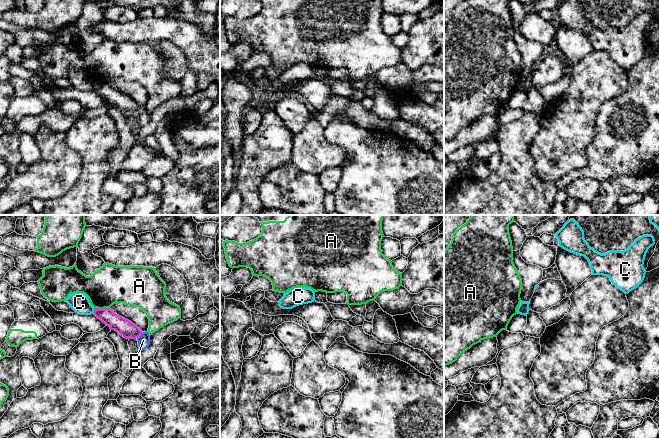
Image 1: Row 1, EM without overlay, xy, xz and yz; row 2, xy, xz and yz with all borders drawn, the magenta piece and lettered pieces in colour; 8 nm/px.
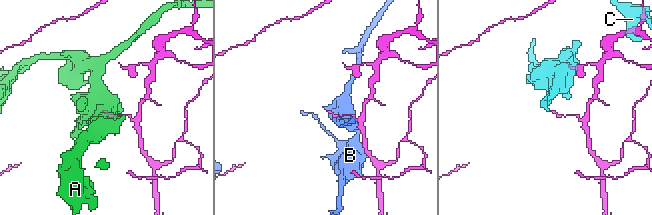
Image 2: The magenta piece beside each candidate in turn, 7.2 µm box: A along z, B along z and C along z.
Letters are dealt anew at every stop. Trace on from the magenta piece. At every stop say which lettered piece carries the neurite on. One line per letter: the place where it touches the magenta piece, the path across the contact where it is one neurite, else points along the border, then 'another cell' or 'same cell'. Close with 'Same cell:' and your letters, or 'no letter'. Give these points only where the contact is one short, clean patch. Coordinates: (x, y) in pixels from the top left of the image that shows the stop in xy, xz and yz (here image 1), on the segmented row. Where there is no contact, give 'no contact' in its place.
A: xy (101, 309) | another cell
B: xy (140, 334) | another cell
C: xy (94, 311) | along xy (94, 309), (92, 313) | another cell
Same cell: no letter

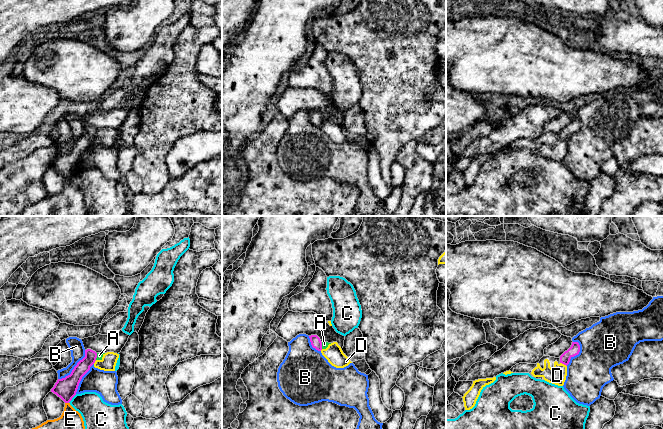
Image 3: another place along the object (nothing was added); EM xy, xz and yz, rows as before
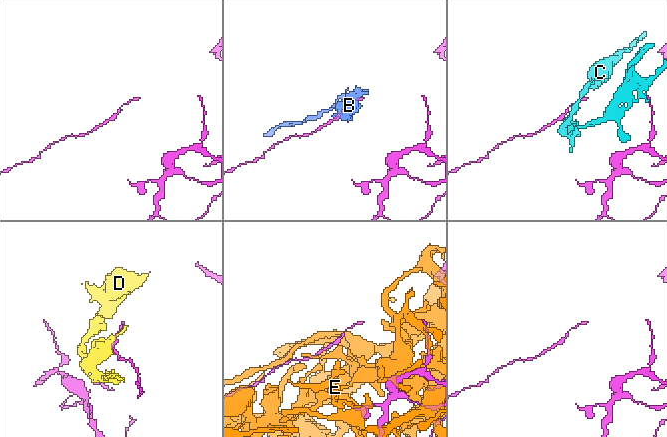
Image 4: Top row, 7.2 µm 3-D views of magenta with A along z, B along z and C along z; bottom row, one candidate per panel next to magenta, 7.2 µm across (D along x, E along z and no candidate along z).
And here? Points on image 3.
A: xy (96, 356) | along xy (97, 353), (95, 359) | another cell
B: xy (74, 368) | another cell
C: xy (72, 397) | along xy (76, 394), (68, 402) | another cell
D: yz (563, 363) | another cell
E: xy (67, 402) | another cell
Same cell: no letter

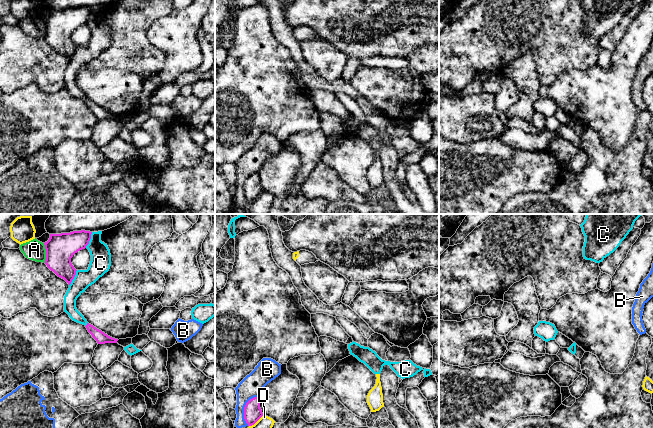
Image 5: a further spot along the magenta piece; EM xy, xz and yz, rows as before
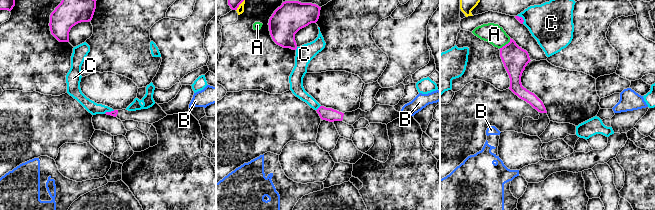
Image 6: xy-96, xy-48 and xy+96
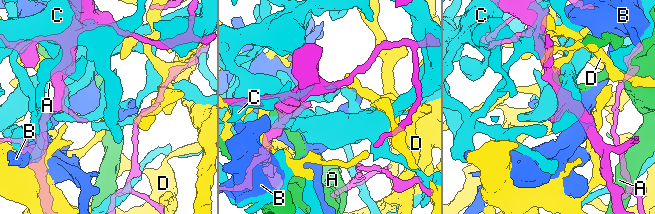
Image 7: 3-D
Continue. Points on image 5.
A: xy (46, 253) | another cell
B: xz (244, 409) | another cell
C: xy (89, 240) | another cell
D: xz (256, 421) | another cell
Same cell: no letter

